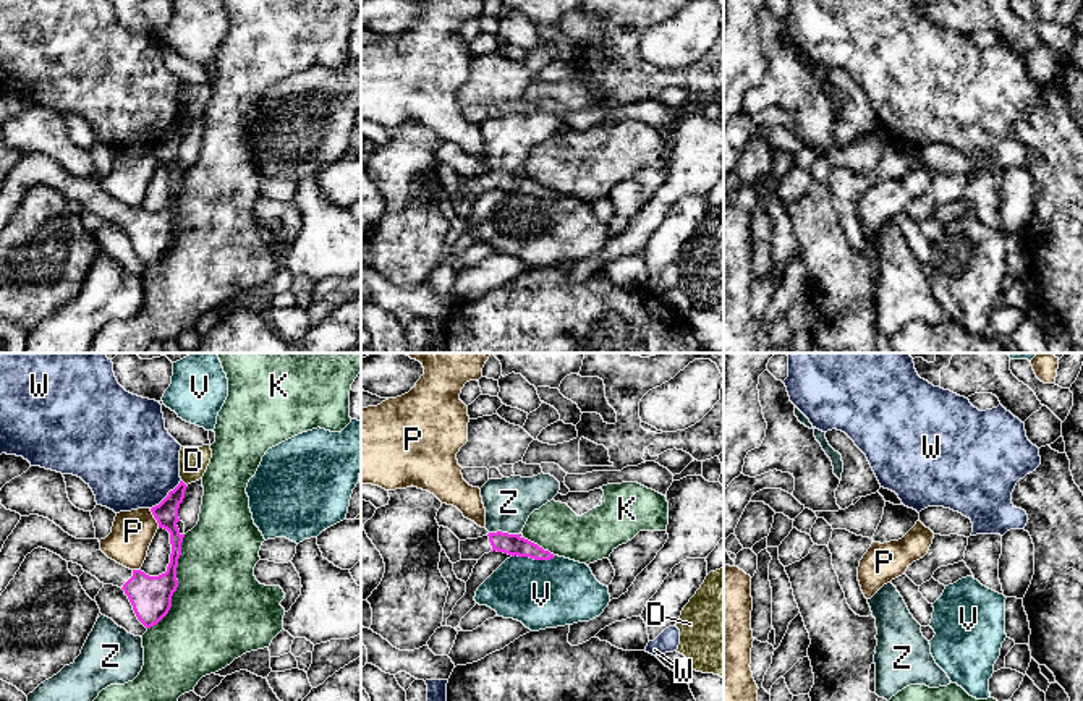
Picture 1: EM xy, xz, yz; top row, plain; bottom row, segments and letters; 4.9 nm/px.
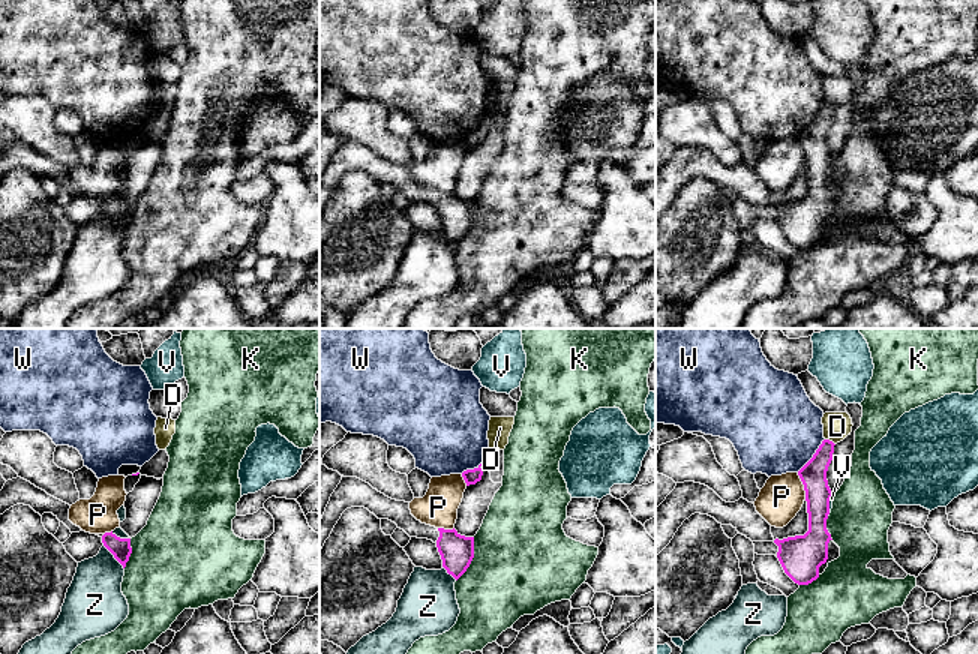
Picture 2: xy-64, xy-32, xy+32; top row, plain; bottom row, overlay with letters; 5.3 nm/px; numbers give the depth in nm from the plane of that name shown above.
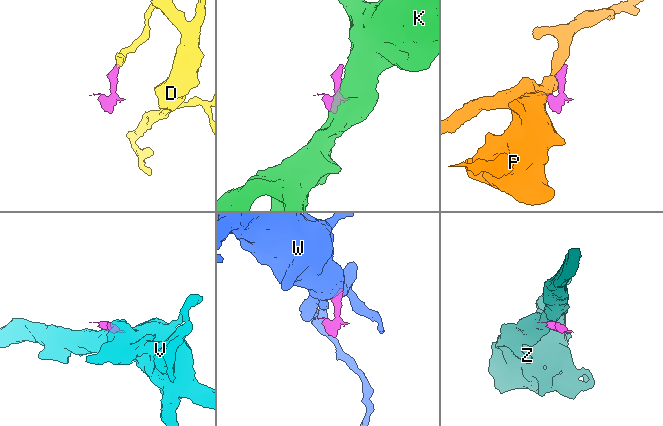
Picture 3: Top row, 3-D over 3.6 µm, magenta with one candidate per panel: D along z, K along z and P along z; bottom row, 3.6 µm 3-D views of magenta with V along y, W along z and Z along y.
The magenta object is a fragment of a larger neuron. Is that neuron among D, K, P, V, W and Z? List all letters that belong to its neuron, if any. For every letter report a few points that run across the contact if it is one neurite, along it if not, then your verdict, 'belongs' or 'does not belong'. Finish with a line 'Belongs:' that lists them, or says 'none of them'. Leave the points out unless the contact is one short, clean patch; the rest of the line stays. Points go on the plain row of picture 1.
D: line xy (182, 117), (186, 123); does not belong
K: does not belong
P: line xy (149, 146), (159, 164); does not belong
V: does not belong
W: line xy (180, 117), (151, 146); does not belong
Z: line xz (489, 169), (518, 172); does not belong
Belongs: none of them

